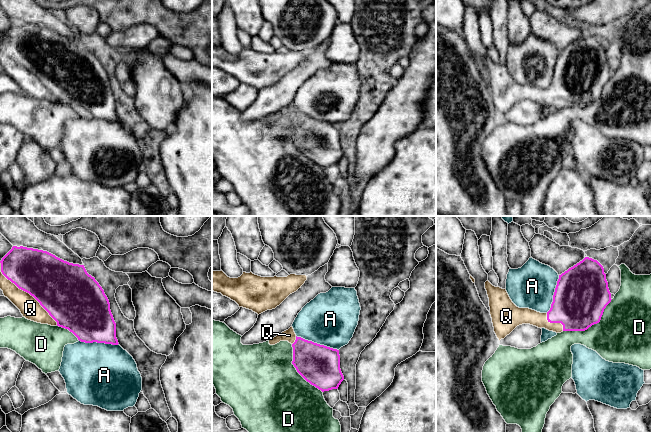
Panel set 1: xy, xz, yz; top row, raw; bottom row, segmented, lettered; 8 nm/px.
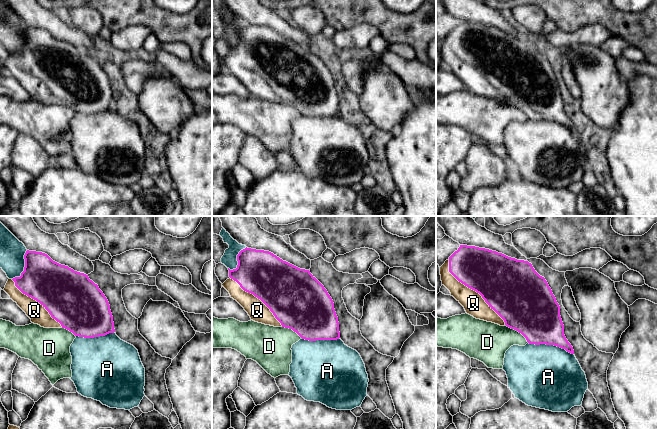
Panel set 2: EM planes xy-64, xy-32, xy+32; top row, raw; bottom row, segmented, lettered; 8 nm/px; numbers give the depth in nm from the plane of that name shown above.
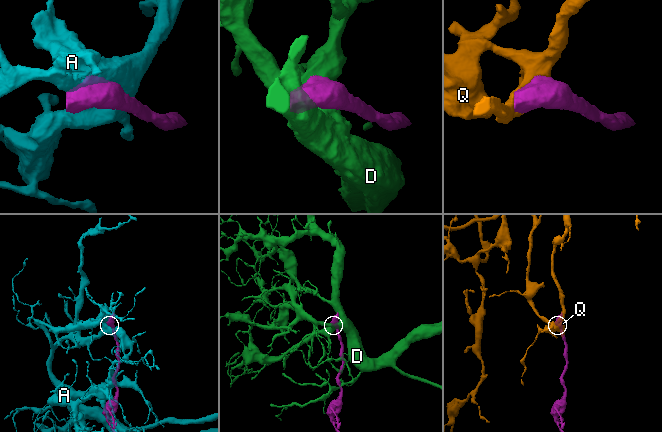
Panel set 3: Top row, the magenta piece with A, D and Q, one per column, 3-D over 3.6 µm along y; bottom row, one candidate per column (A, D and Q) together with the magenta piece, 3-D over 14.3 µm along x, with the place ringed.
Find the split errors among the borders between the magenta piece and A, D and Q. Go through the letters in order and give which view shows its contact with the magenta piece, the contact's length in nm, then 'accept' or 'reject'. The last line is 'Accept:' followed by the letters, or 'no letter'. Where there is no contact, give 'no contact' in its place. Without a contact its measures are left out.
A: xz | 360 nm | reject
D: yz | 480 nm | reject
Q: xy | 700 nm | accept
Accept: Q

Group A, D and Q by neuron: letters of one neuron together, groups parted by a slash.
A / D / Q

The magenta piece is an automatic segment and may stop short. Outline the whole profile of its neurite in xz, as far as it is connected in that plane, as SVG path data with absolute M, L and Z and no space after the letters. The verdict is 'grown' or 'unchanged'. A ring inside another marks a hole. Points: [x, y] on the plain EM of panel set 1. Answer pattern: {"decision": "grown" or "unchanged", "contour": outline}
{"decision": "grown", "contour": "M293 103L282 108L276 113L269 116L270 121L275 121L280 117L288 117L293 123L293 137L292 140L297 148L311 161L315 162L322 168L332 165L338 165L344 152L340 145L340 131L339 126L333 125L324 121L305 116L297 113Z"}

